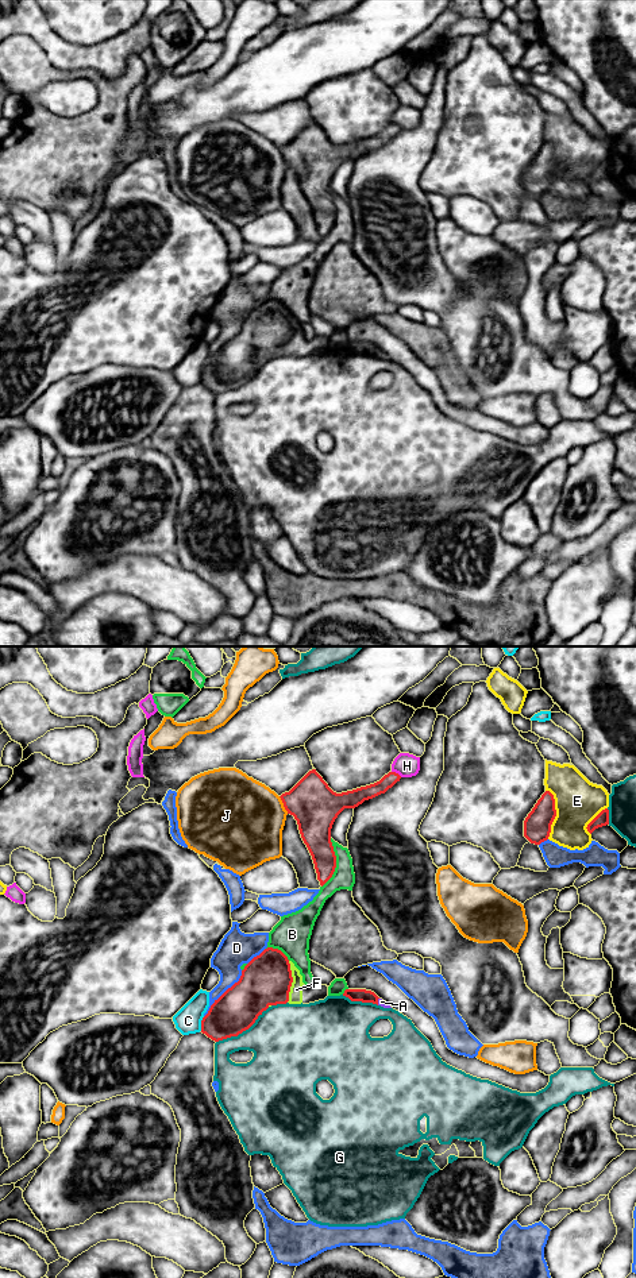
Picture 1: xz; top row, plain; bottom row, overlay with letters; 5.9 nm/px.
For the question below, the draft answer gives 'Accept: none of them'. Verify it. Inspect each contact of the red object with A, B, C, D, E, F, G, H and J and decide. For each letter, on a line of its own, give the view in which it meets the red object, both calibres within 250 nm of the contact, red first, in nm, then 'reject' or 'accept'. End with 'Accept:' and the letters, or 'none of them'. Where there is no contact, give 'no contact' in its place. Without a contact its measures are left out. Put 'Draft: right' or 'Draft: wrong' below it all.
A: contact in xz; calibres 80 and 40 nm; reject
B: contact in xz; calibres 190 and 140 nm; reject
C: contact in xz; calibres 260 and 160 nm; reject
D: contact in xz; calibres 280 and 180 nm; reject
E: contact in xz; calibres 160 and 280 nm; reject
F: contact in xz; calibres 300 and 80 nm; accept
G: contact in xz; calibres 260 and 400 nm; reject
H: contact in xz; calibres 90 and 140 nm; reject
J: contact in xz; calibres 280 and 460 nm; reject
Accept: F
Draft: wrong

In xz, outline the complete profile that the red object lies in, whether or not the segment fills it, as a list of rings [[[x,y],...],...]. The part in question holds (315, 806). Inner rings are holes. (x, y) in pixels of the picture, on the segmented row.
[[[312,769],[289,792],[280,796],[288,814],[297,821],[321,887],[332,877],[336,868],[331,829],[338,815],[344,808],[355,808],[365,800],[385,794],[400,779],[398,773],[389,772],[374,784],[336,794],[316,769]]]

